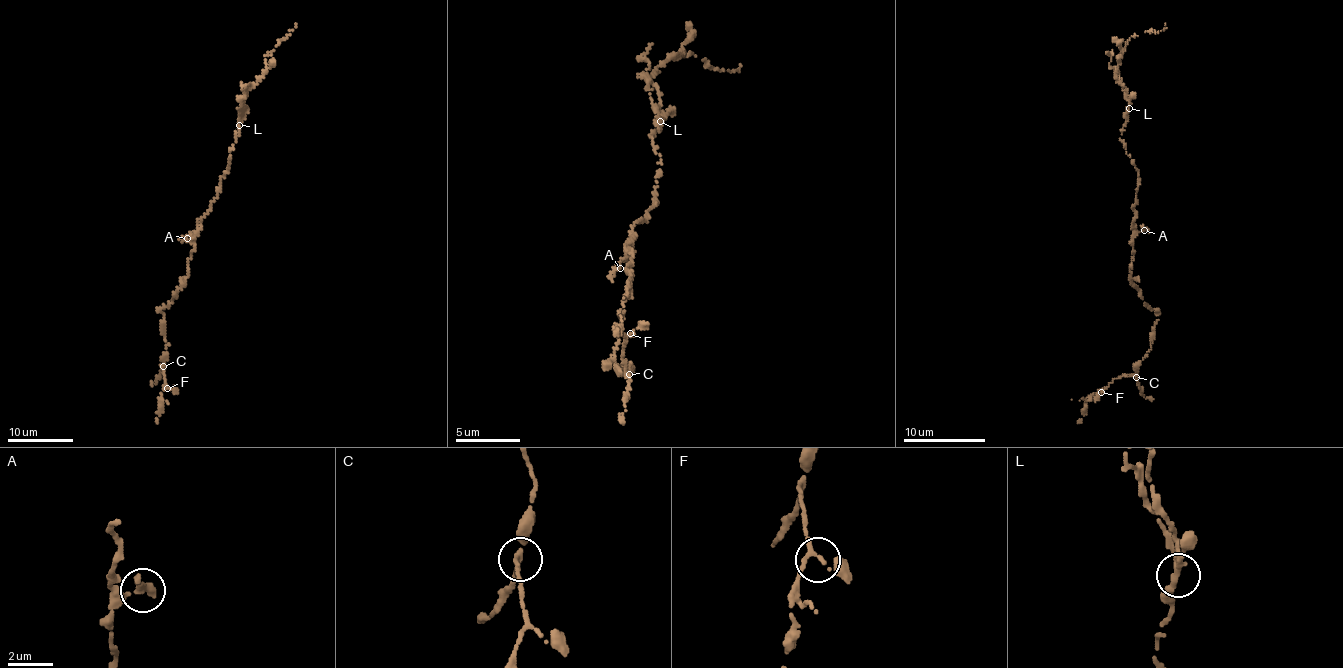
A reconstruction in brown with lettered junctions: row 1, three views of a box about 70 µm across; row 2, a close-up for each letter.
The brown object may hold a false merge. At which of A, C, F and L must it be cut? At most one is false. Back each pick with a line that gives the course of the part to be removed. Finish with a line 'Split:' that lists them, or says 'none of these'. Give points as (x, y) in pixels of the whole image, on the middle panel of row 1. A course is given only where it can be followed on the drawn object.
L: Course of the part to remove: (661, 120), (651, 80), (656, 68), (683, 49), (681, 54), (705, 62), (715, 70), (734, 72), (740, 65)
Split: L

